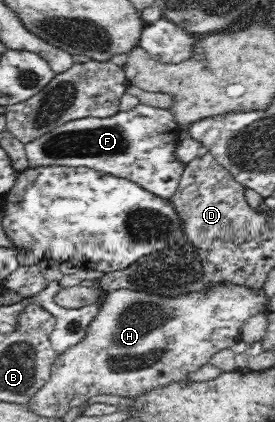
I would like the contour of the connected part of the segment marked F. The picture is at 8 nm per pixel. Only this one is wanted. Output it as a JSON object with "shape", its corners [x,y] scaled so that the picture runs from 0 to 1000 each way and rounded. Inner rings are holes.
{"shape":[[[502,246],[465,263],[429,263],[407,277],[302,277],[200,303],[91,341],[109,398],[175,391],[320,396],[495,431],[596,472],[618,474],[633,462],[673,393],[629,365],[655,339],[658,301],[618,261]]]}

